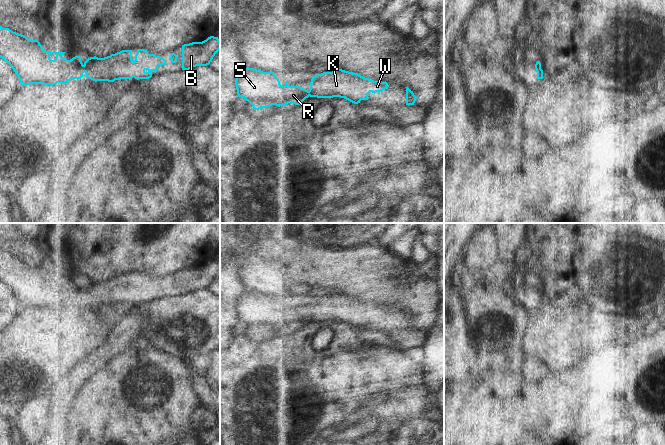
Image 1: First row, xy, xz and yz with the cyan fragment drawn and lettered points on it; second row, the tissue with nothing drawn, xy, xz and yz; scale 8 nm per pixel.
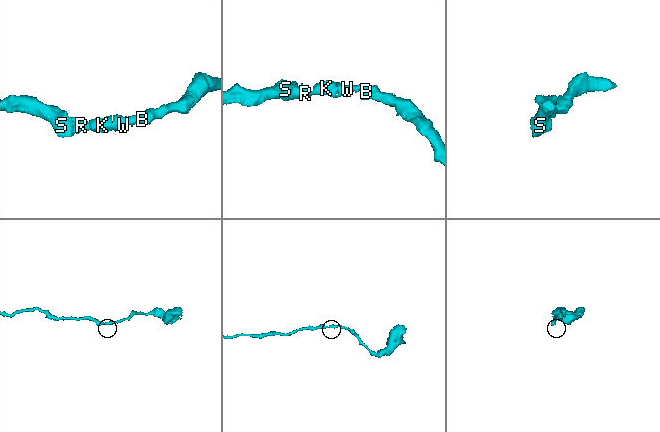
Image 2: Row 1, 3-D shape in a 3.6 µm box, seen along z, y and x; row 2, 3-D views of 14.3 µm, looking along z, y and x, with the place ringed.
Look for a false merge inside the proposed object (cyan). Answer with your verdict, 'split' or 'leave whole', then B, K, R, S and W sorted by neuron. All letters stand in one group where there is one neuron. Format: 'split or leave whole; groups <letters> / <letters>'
leave whole; groups B K R S W

